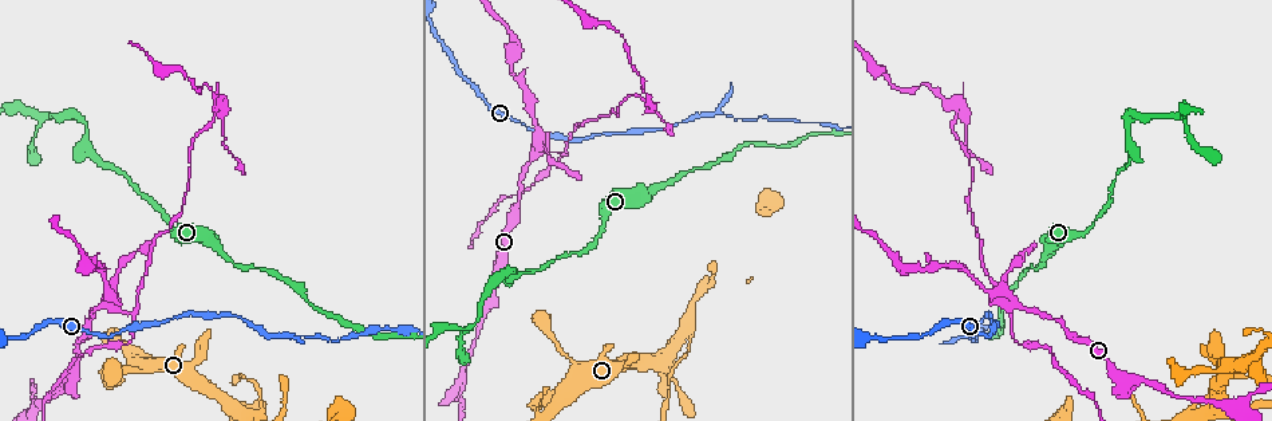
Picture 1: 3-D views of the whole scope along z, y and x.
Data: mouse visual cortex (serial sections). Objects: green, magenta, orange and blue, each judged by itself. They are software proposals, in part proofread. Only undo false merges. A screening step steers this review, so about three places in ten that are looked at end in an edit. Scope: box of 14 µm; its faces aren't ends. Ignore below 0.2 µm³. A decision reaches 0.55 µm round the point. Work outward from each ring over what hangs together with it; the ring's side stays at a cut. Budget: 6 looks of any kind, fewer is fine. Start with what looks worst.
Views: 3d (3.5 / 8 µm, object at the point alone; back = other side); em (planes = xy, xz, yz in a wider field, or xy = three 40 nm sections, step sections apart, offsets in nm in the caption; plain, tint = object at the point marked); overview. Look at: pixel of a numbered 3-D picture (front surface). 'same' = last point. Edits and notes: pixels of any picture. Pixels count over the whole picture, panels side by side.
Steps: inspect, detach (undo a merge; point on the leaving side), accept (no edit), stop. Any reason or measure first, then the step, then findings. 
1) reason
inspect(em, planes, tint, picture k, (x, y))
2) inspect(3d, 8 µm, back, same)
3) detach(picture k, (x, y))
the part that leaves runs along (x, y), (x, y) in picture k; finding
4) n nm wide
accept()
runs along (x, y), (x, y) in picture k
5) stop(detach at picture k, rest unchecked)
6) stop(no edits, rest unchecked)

three-way junction
inspect(3d, 8 µm, picture 1, (1007, 313))

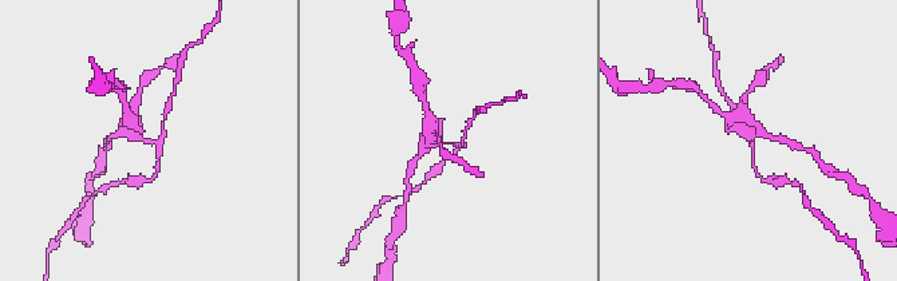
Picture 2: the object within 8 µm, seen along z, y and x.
3 arms; arms of 150, 150, 150 nm
inspect(em, xy, step 2, tint, picture 2, (154, 142))

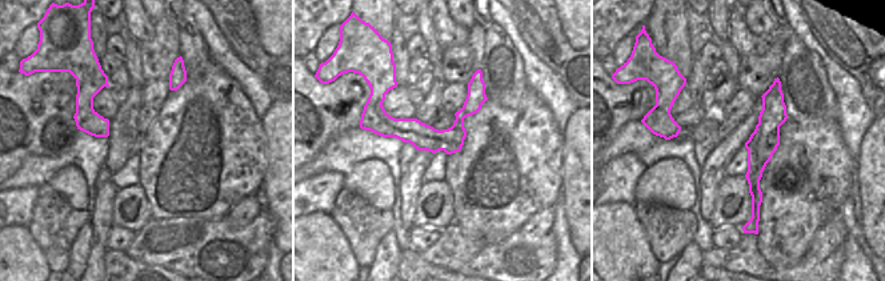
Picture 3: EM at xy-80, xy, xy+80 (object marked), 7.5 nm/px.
detach(picture 2, (139, 179))
the part that leaves runs along (150, 141), (164, 133), (170, 98) in picture 2; two cells meet here

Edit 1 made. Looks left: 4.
redraw
inspect(overview)

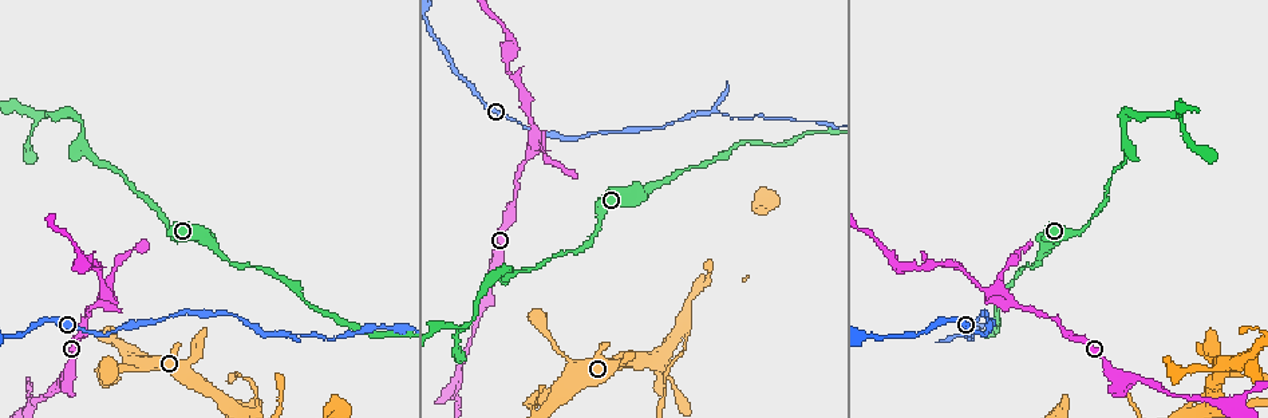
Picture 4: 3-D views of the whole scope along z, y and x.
side arm on a straight run
inspect(3d, 3.5 µm, back, picture 4, (255, 401))

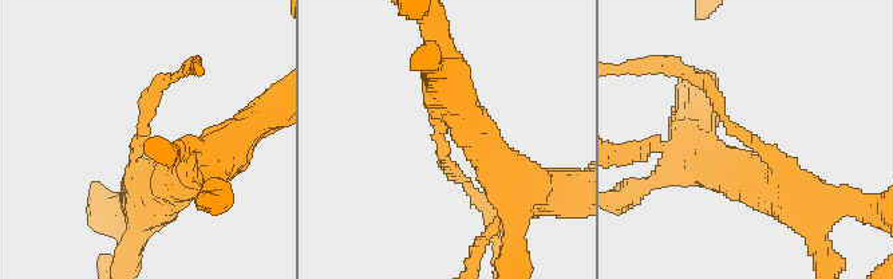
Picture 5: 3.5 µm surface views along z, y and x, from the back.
arms of 150, 450, 500 nm
accept()
one cell here

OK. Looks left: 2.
inspect(3d, 3.5 µm, picture 4, (728, 116))

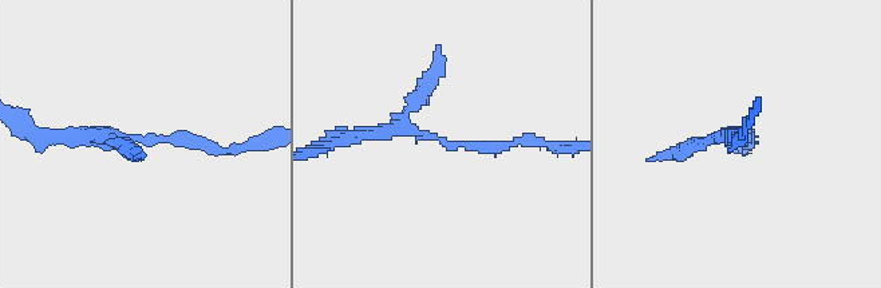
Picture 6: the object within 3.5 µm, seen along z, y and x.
inspect(em, xy, step 5, tint, picture 6, (140, 137))

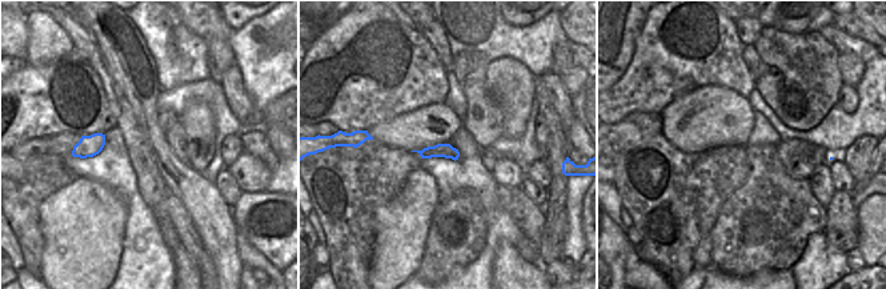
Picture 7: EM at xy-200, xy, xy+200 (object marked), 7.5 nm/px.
accept()
continuous, no second cell

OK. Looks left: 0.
stop(detach at picture 2, rest unchecked)

